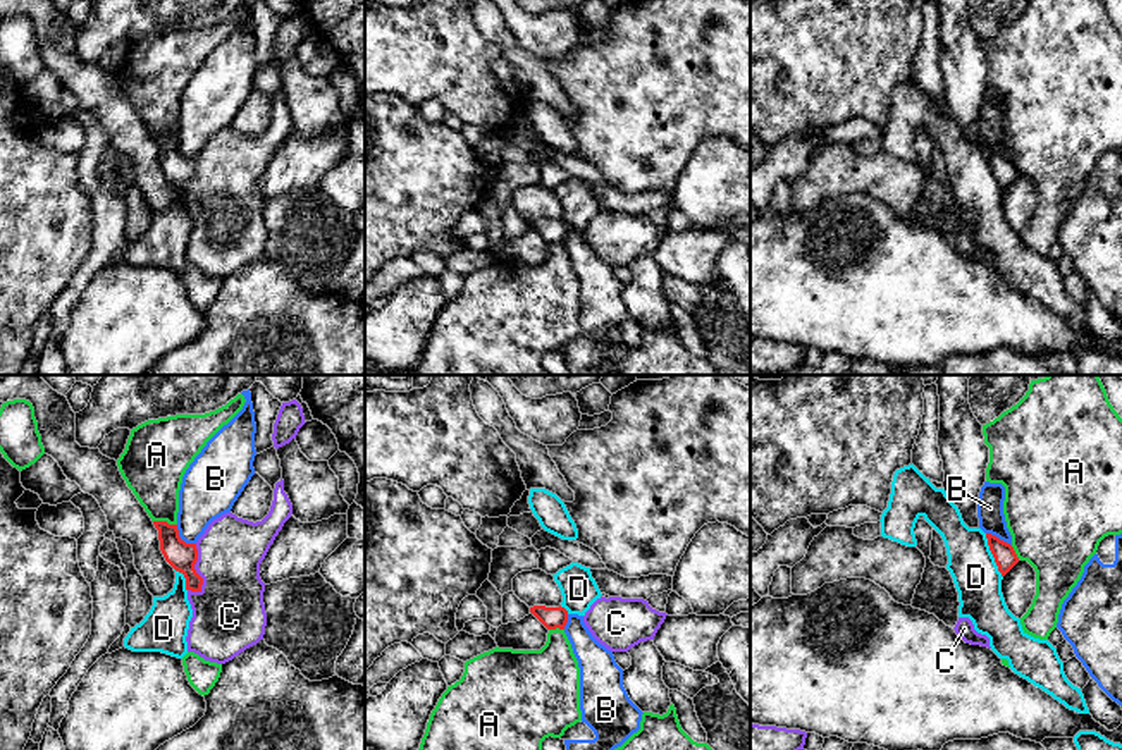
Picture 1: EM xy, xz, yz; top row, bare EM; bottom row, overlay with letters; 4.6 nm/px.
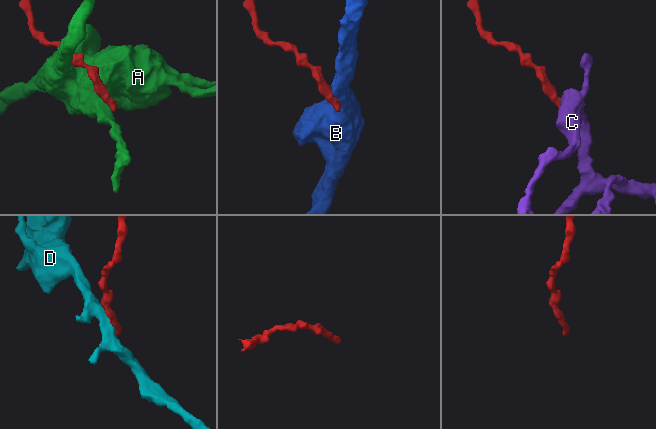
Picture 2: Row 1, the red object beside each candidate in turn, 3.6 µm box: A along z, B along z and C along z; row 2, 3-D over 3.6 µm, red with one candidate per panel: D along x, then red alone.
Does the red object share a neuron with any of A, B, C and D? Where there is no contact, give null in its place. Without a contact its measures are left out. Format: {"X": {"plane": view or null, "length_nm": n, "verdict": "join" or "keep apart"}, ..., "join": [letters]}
{"A": {"plane": "xy", "length_nm": 110, "verdict": "keep apart"}, "B": {"plane": "xy", "length_nm": 130, "verdict": "keep apart"}, "C": {"plane": "xy", "length_nm": 240, "verdict": "join"}, "D": {"plane": "yz", "length_nm": 220, "verdict": "keep apart"}, "join": ["C"]}

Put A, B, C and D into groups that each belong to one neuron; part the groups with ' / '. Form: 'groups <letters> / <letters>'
groups A / B / C / D

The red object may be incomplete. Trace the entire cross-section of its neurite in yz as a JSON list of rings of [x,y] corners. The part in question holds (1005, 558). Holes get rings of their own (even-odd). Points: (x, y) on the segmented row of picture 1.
[[[986,533],[986,538],[998,571],[1002,576],[1005,576],[1019,562],[1019,557],[1010,544],[1000,540],[991,533]]]

